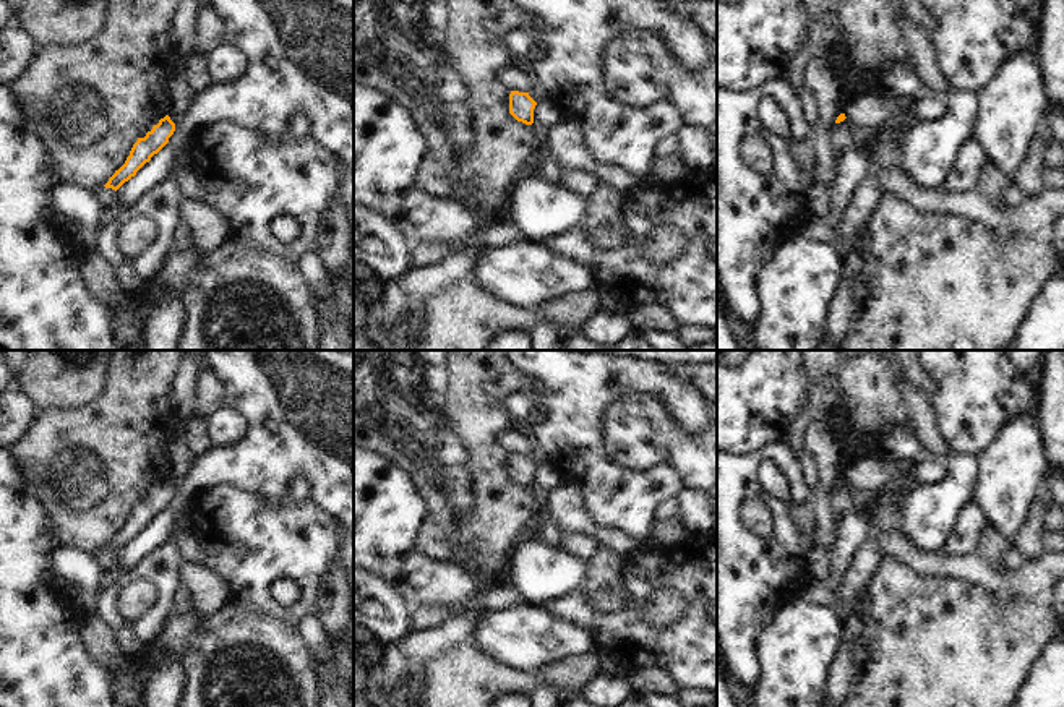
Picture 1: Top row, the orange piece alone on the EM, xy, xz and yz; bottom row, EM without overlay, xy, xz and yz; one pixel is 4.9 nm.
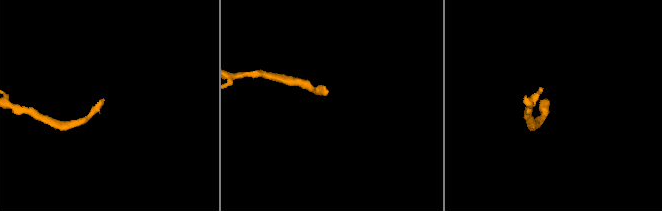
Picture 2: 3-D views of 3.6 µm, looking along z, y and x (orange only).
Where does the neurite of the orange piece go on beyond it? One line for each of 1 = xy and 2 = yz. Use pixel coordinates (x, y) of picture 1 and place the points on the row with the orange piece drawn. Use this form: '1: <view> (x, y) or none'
1: none
2: none

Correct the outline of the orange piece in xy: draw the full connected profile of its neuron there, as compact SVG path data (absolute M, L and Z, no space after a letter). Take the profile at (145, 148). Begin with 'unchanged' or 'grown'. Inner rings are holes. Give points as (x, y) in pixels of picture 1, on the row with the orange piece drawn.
unchanged | M169 115L159 120L144 138L138 138L133 144L125 164L104 185L105 188L118 190L125 182L136 175L136 172L151 161L167 143L175 131L175 123Z

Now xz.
unchanged | M511 91L509 94L509 114L526 125L534 123L534 109L537 102L529 96L529 92Z

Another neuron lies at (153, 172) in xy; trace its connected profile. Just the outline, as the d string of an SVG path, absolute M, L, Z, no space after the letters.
M208 0L224 26L222 44L238 50L247 68L243 75L225 84L211 83L195 94L182 120L175 125L169 143L146 162L135 177L117 190L117 211L128 212L151 188L170 172L174 149L185 146L191 130L211 122L229 122L238 128L256 131L271 143L285 143L290 115L297 110L308 117L310 138L337 156L354 177L354 0Z

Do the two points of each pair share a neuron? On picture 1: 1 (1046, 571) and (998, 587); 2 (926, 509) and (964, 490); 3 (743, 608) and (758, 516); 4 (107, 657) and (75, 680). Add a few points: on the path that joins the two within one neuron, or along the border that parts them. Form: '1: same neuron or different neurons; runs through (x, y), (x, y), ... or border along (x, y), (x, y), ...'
1: same neuron; runs through (1035, 579), (1009, 582)
2: same neuron; runs through (936, 508), (954, 490)
3: different neurons; border along (755, 495), (772, 516), (774, 532), (766, 540)
4: different neurons; border along (77, 633), (81, 647), (109, 670), (115, 689)

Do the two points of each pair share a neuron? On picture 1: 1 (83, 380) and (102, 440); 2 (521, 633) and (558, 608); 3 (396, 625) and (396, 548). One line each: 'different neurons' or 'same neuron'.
1: different neurons
2: different neurons
3: different neurons

